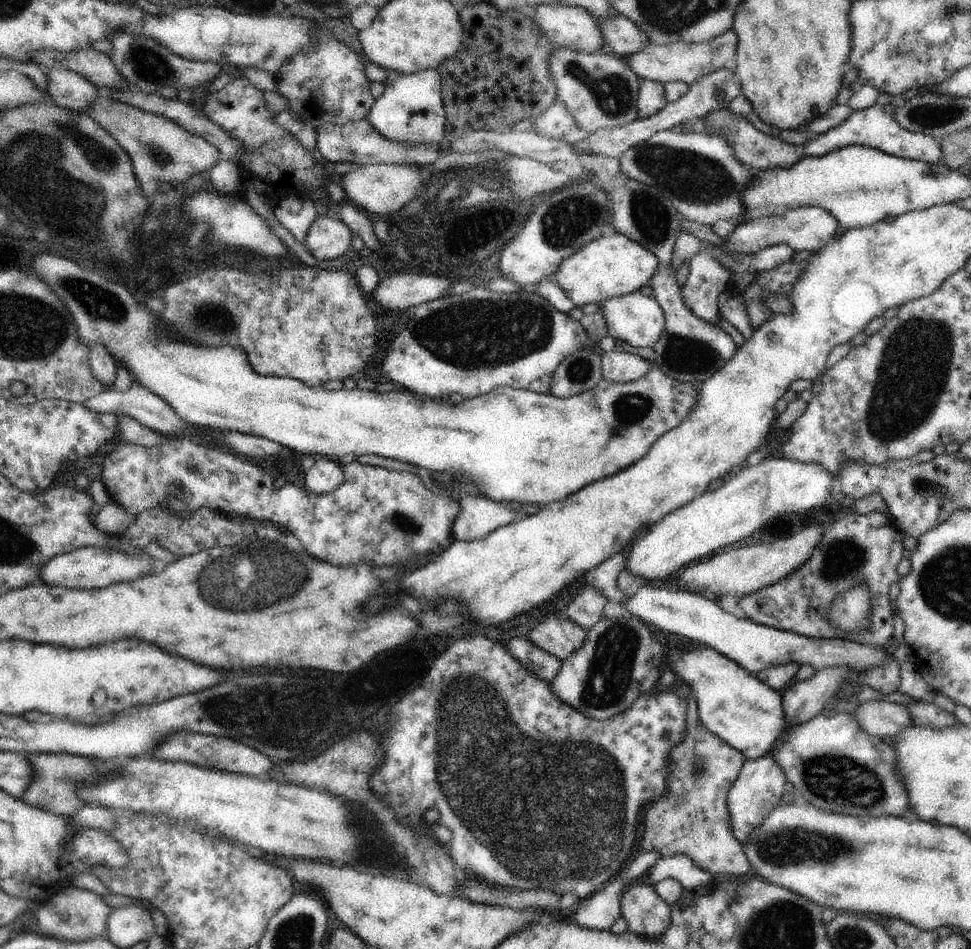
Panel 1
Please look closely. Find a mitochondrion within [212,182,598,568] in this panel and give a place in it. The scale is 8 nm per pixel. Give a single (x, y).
(466, 336)

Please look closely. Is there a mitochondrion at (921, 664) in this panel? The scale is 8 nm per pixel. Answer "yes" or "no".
no

